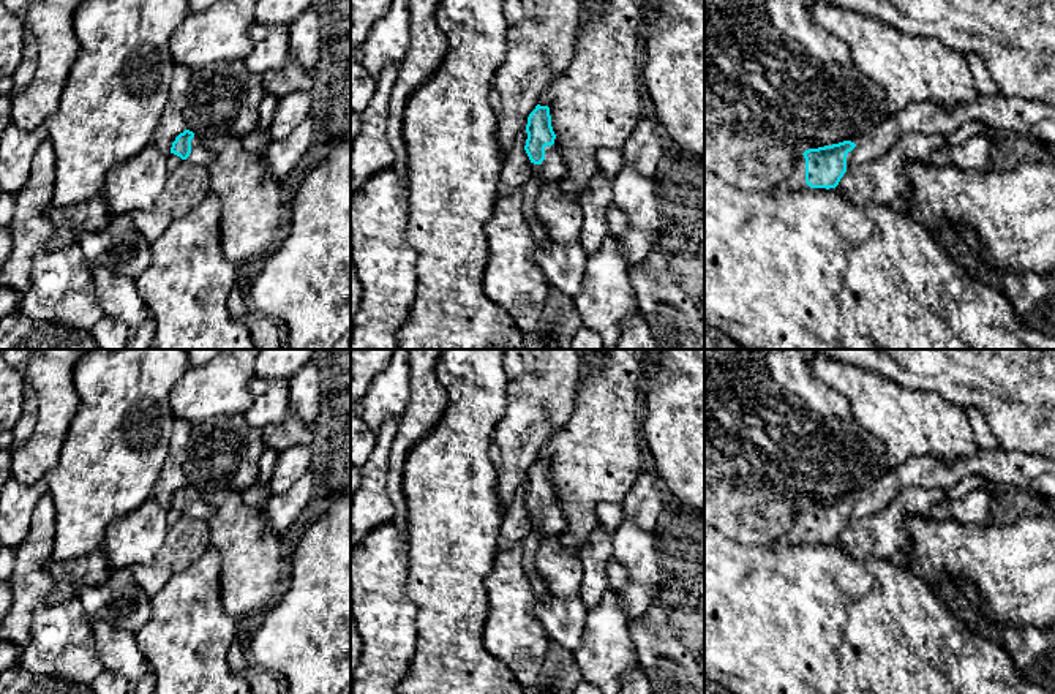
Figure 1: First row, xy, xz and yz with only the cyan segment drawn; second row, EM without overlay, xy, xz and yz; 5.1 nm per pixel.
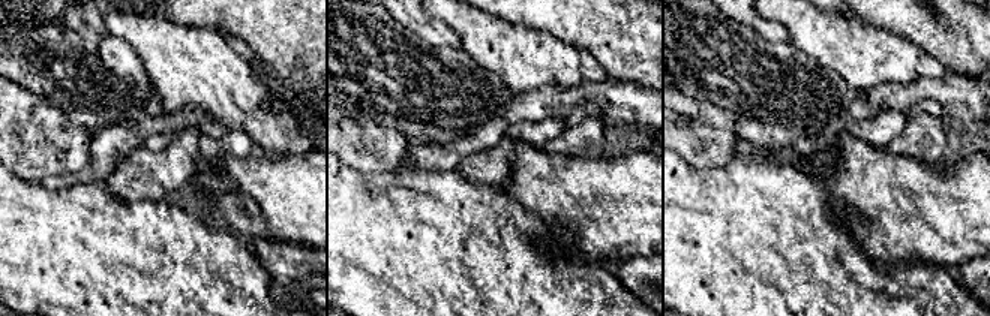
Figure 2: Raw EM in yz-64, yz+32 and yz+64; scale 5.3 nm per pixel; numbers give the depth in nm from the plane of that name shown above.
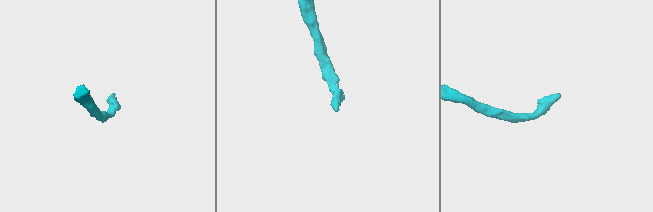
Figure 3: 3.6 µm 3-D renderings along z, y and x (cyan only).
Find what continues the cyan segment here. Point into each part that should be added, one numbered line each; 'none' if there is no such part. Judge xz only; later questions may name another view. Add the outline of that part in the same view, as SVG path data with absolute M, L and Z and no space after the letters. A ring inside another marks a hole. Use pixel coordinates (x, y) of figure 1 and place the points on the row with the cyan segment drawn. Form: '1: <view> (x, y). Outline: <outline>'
1: xz (553, 169). Outline: M559 139L554 144L545 147L545 160L540 164L539 182L540 187L546 183L561 183L567 177L567 164L562 155Z

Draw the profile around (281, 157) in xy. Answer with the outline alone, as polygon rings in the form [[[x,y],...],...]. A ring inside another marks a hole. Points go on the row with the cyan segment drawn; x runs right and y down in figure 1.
[[[311,117],[305,119],[295,130],[283,141],[270,141],[264,150],[264,160],[272,177],[283,180],[300,163],[300,158],[311,145],[314,133],[314,122]]]

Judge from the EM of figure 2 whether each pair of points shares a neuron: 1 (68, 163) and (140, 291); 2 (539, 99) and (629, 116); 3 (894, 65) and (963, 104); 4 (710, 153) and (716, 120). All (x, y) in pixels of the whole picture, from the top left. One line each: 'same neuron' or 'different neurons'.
1: different neurons
2: same neuron
3: different neurons
4: different neurons

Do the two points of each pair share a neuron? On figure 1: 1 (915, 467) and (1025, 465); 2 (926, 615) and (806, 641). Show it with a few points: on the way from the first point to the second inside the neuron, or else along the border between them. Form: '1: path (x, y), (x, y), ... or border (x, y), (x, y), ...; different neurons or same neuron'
1: path (942, 473), (953, 473), (967, 465), (998, 463); same neuron
2: path (896, 641), (836, 641); same neuron

